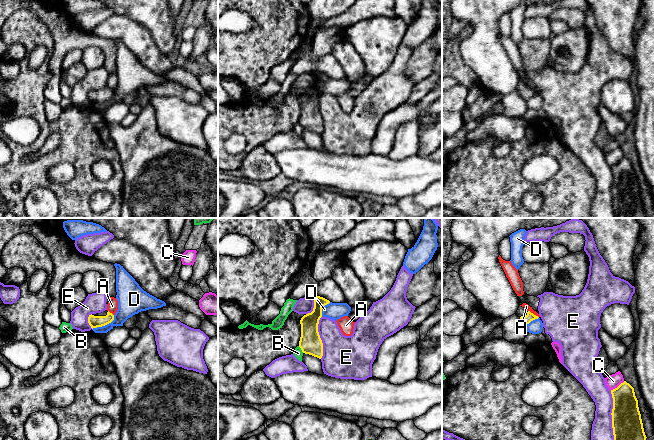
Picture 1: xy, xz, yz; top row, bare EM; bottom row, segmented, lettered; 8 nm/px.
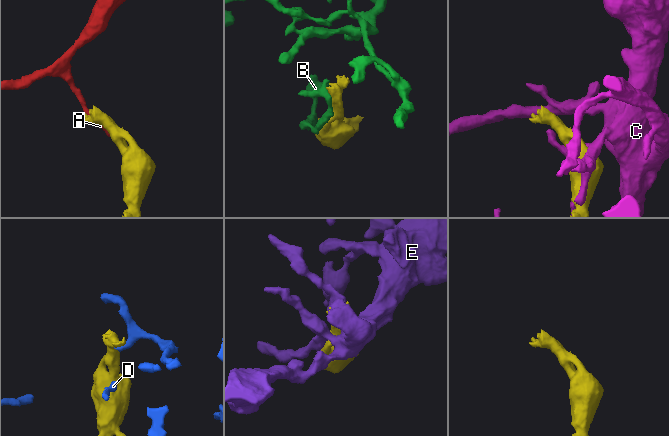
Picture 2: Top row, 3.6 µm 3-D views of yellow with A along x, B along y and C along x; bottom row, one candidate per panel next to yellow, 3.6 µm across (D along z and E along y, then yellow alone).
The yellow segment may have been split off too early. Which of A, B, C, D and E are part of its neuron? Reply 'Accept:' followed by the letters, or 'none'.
Accept: none

